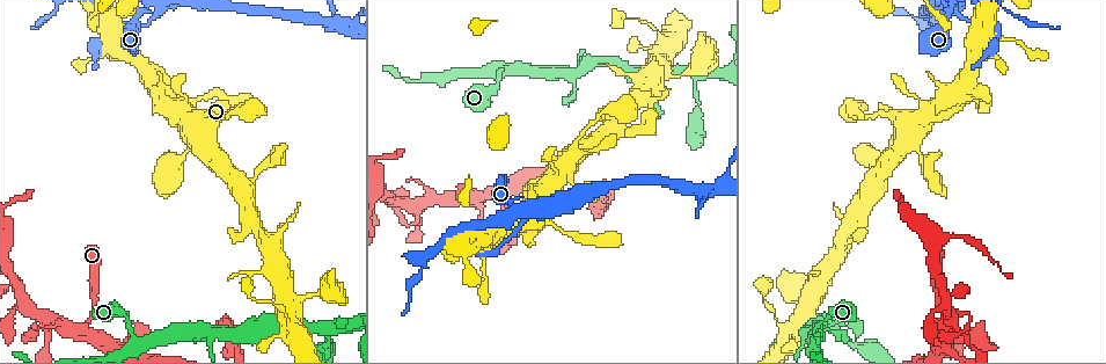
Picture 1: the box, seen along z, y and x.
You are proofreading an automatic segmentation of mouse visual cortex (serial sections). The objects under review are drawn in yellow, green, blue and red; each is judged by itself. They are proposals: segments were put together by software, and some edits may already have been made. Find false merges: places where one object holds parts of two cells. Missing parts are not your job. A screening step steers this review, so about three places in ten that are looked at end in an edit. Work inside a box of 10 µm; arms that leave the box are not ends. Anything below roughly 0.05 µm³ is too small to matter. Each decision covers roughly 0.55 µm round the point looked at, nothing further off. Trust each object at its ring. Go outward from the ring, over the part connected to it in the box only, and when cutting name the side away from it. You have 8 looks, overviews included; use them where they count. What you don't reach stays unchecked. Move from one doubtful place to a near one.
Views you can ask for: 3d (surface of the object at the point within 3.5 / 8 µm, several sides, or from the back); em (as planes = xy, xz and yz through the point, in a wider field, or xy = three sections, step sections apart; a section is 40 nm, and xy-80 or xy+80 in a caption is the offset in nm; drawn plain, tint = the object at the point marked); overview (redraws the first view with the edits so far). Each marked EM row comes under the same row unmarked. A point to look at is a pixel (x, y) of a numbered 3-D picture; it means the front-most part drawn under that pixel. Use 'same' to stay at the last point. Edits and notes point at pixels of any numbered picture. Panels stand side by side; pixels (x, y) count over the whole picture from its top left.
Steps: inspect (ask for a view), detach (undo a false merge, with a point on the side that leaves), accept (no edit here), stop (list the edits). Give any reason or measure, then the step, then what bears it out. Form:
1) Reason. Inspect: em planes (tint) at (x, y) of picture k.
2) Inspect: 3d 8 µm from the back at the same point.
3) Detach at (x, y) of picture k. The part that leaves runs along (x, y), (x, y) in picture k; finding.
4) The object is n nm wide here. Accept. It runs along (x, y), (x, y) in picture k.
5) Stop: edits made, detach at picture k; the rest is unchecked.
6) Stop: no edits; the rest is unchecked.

Three-way junction. Inspect: em xy step 3 (tint) at (707, 188) of picture 1.

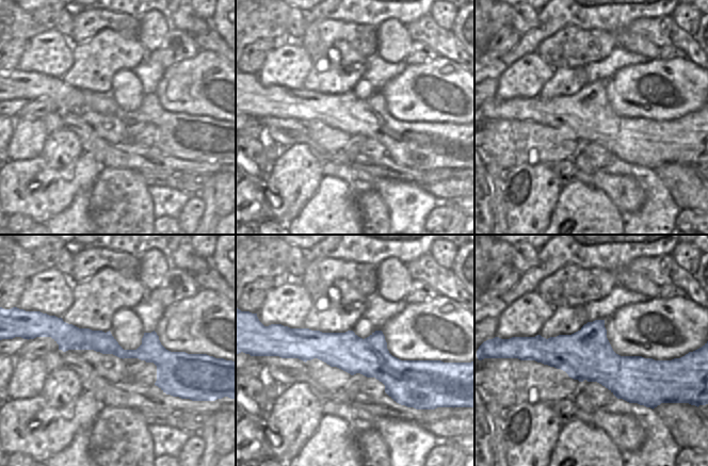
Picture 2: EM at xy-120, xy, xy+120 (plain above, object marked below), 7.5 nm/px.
Inspect: 3d 3.5 µm at the same point.

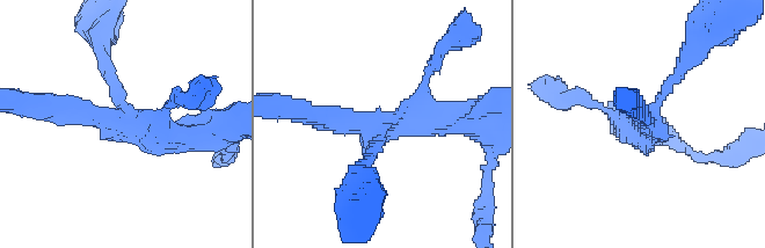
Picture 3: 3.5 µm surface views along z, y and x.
The arms are 150, 250, 300 nm wide. Accept. It runs along (305, 111), (401, 126), (423, 92) in picture 3; all the same cell.

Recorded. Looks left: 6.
Inspect: 3d 3.5 µm from the back at (156, 17) of picture 1.

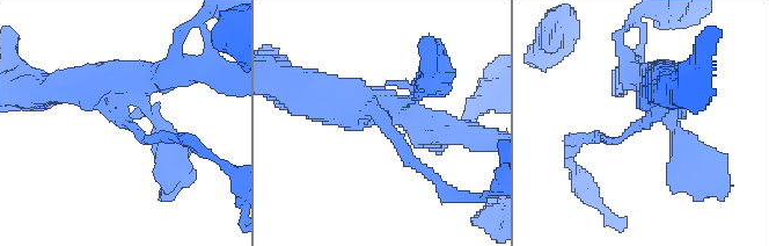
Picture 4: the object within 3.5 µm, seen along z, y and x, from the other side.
The arms are 150, 250 nm wide; shape alone is not enough. Inspect: em xy step 2 (tint) at (386, 121) of picture 4.

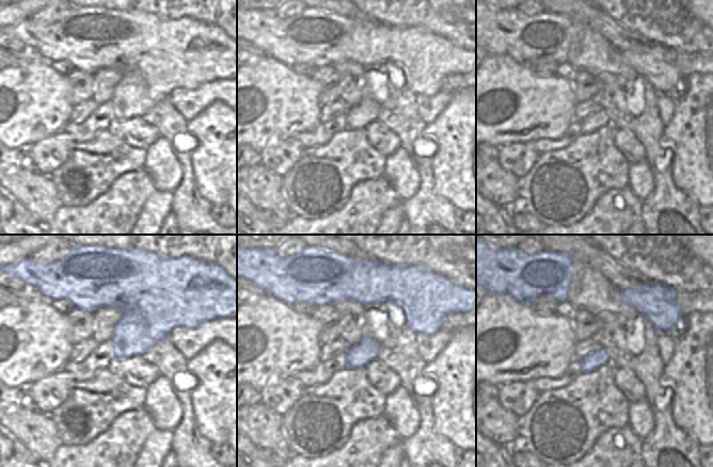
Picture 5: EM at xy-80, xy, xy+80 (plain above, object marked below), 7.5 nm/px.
Inspect: em xy step 1 (tint) at the same point.

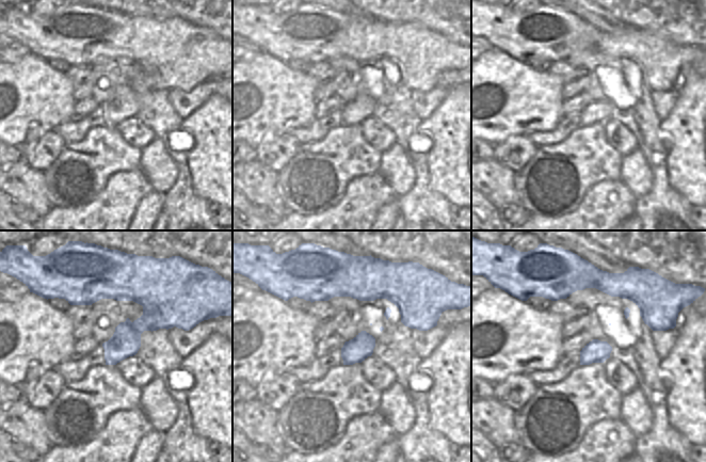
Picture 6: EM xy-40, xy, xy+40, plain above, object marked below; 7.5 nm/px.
Detach at (429, 174) of picture 4. The part that leaves runs along (402, 144), (448, 195), (488, 195) in picture 4; a second cell is stuck on.

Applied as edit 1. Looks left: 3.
Abrupt turn. Inspect: 3d 3.5 µm at (418, 206) of picture 1.

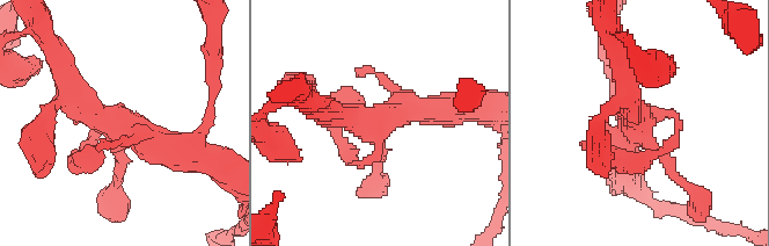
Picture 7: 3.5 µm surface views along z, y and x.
Inspect: em xy step 2 (tint) at (632, 124) of picture 7.

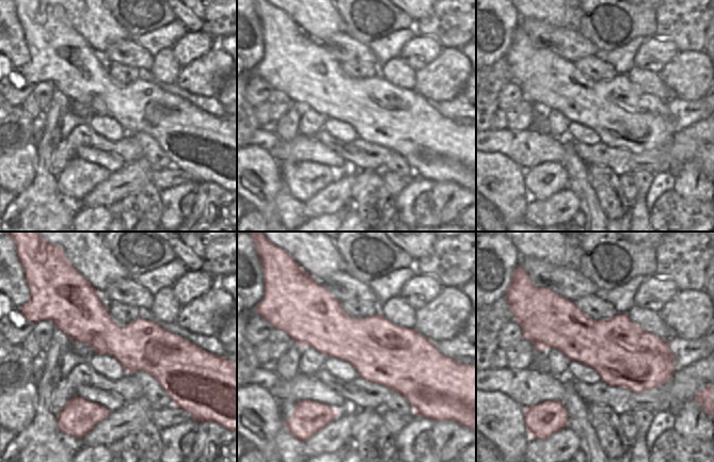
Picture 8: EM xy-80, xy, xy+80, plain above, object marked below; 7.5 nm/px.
Cut it another way. Inspect: em xy step 5 (tint) at the same point.

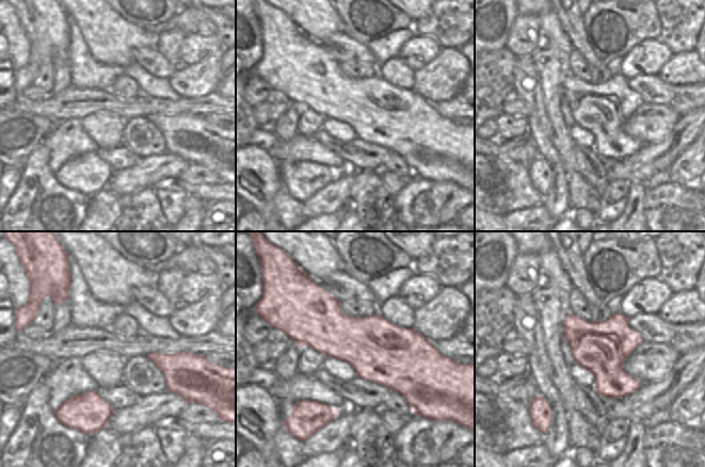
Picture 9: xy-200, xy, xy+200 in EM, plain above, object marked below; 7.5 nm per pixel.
Accept. It runs along (185, 147), (97, 116), (61, 73) in picture 7; one cell here.

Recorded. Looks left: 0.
Stop: edits made, detach at picture 4; the rest is unchecked.

